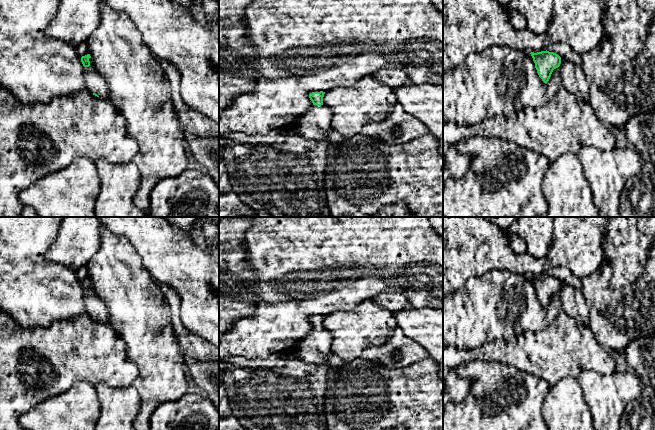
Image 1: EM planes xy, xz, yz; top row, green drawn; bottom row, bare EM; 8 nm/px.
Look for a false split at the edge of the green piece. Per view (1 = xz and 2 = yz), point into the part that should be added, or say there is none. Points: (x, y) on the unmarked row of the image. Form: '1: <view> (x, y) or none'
1: xz (315, 348)
2: yz (572, 301)

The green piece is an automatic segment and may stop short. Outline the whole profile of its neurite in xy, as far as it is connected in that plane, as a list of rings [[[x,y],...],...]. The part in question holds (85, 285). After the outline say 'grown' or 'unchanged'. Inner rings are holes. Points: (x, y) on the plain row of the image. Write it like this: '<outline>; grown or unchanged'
[[[90,278],[82,280],[81,286],[84,290],[83,300],[86,312],[93,319],[101,323],[108,323],[110,318],[109,311],[106,305],[96,295]]]; grown

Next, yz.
[[[547,274],[537,277],[531,276],[530,278],[537,297],[544,307],[549,305],[553,294],[559,291],[562,311],[579,323],[588,325],[588,306],[580,290],[572,288],[567,283]]]; grown

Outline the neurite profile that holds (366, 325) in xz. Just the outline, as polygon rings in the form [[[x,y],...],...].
[[[366,299],[348,311],[325,316],[323,328],[332,333],[332,353],[345,361],[360,357],[369,347],[383,345],[395,332],[394,314]]]

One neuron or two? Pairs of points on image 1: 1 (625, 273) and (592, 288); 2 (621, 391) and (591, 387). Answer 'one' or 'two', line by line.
1: two
2: one

